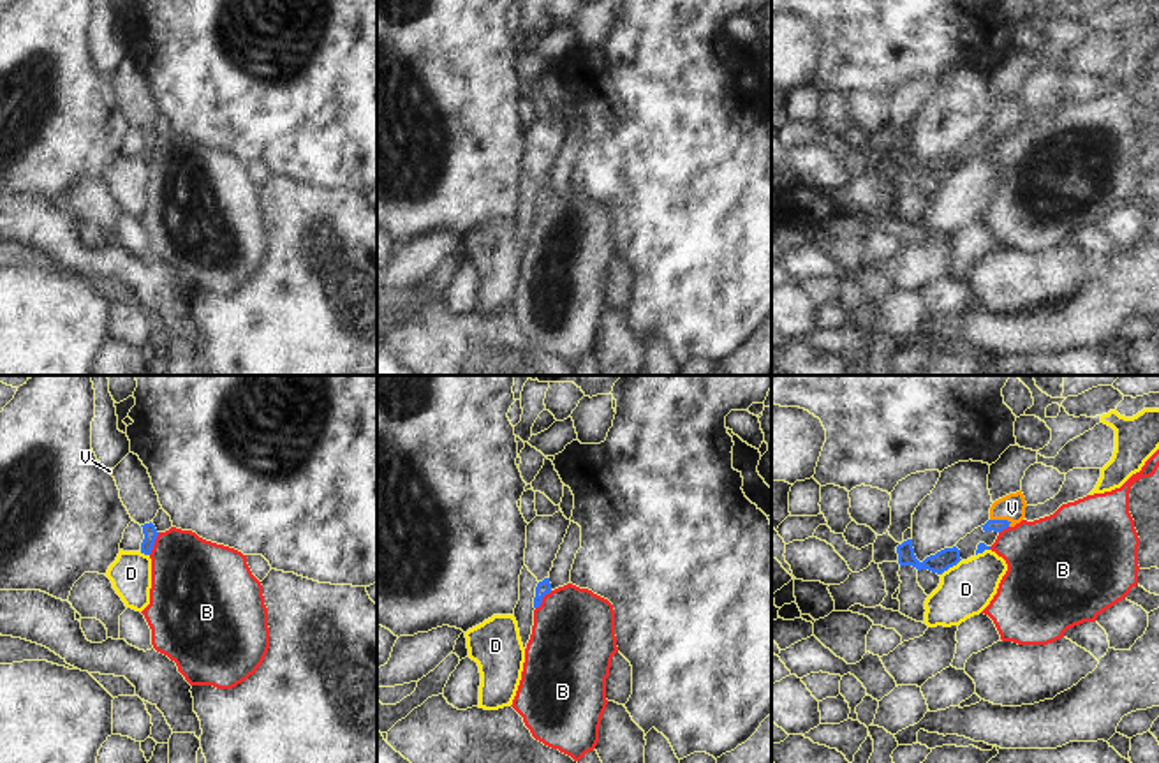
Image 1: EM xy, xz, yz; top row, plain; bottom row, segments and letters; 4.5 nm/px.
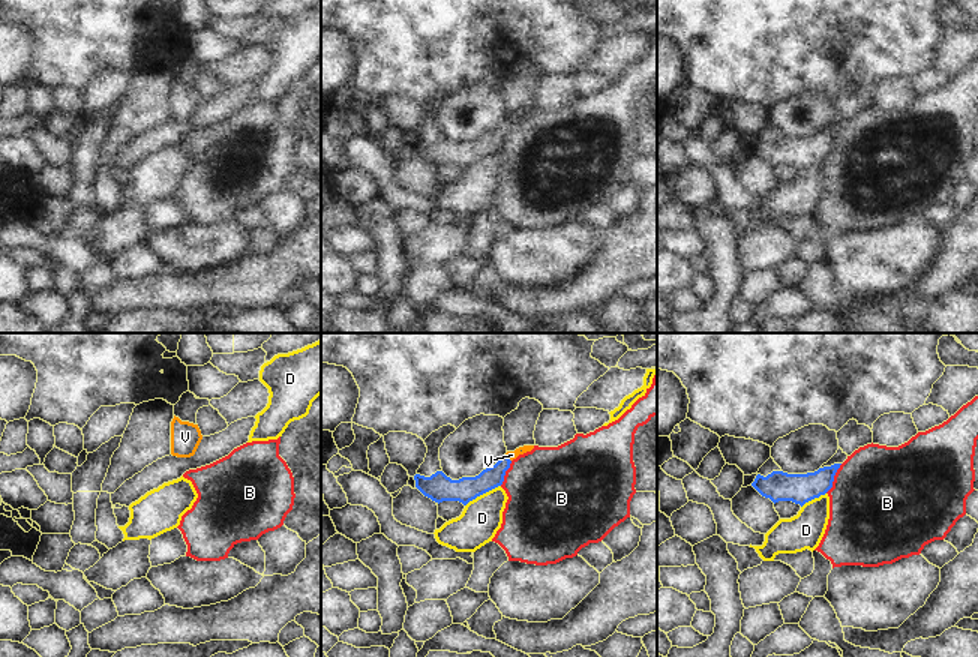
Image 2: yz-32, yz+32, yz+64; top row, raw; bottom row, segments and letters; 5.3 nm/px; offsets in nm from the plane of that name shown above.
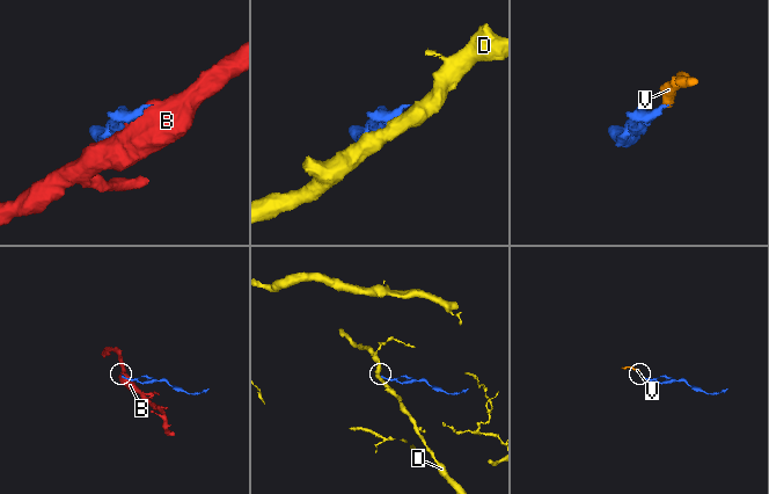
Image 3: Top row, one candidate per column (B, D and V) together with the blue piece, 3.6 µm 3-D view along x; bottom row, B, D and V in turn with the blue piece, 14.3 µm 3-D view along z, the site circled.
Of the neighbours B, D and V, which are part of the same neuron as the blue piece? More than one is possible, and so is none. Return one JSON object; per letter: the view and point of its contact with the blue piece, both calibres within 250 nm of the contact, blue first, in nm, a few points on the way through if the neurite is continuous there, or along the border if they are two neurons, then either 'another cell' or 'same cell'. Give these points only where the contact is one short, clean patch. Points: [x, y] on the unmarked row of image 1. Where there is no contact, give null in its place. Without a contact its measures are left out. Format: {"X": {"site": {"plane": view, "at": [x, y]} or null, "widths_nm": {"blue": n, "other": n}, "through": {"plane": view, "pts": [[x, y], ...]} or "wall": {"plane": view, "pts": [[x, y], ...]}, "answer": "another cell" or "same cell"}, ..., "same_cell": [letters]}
{"B": {"site": {"plane": "xy", "at": [154, 148]}, "widths_nm": {"blue": 70, "other": 380}, "answer": "another cell"}, "D": {"site": {"plane": "yz", "at": [950, 171]}, "widths_nm": {"blue": 90, "other": 240}, "wall": {"plane": "yz", "pts": [[960, 164], [939, 180]]}, "answer": "another cell"}, "V": {"site": {"plane": "yz", "at": [1001, 125]}, "widths_nm": {"blue": 60, "other": 120}, "through": {"plane": "yz", "pts": [[997, 131], [1001, 125], [1011, 113]]}, "answer": "same cell"}, "same_cell": ["V"]}

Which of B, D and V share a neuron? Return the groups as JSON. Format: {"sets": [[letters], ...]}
{"sets": [["B"], ["D"], ["V"]]}

